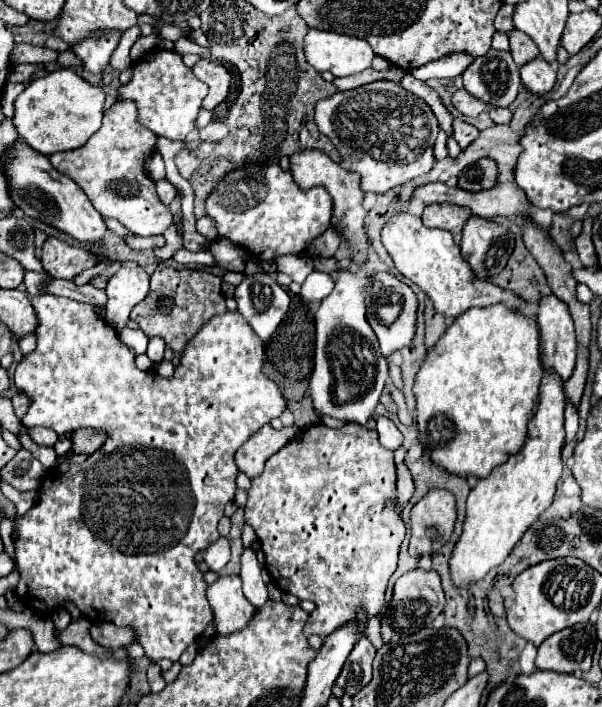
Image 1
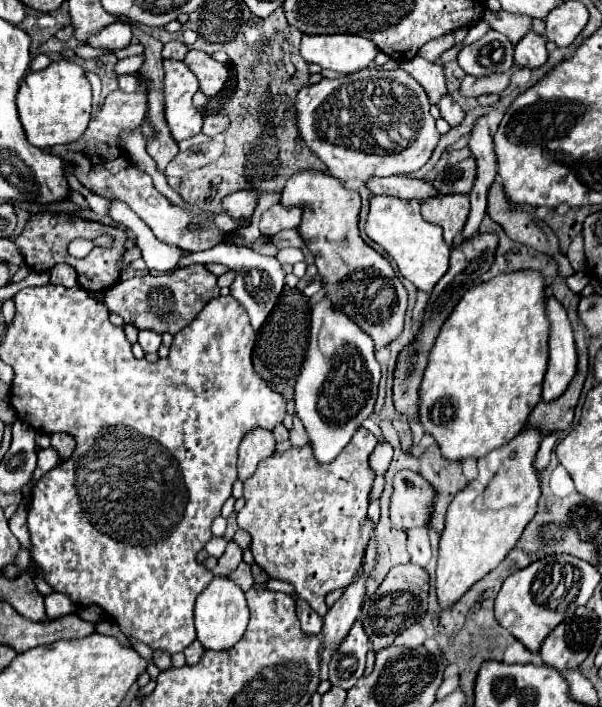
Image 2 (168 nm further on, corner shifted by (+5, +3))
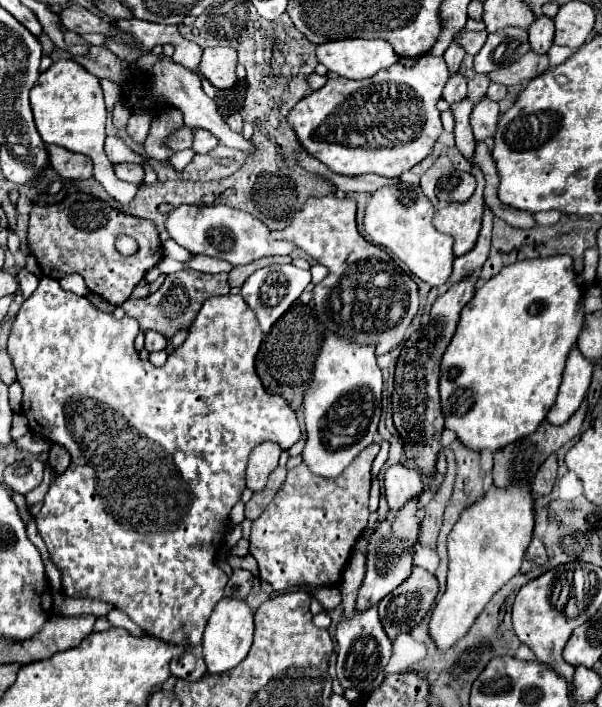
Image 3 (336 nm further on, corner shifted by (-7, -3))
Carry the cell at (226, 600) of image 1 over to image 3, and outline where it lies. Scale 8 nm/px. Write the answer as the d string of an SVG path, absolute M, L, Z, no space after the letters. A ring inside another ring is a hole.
M222 597L208 619L202 641L208 673L222 673L236 667L248 655L252 647L252 637L254 637L254 611L242 599Z

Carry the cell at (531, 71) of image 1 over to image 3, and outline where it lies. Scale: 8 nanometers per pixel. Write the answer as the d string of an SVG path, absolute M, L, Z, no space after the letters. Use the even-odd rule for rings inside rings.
M546 15L536 17L532 27L528 29L530 35L530 47L534 53L544 55L554 45L554 23Z

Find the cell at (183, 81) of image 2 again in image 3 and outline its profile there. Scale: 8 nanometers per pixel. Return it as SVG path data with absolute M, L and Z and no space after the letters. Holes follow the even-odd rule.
M196 129L194 131L194 145L192 145L192 149L196 153L208 153L216 145L218 145L218 141L216 141L216 137L212 137L212 133L208 133L204 129Z

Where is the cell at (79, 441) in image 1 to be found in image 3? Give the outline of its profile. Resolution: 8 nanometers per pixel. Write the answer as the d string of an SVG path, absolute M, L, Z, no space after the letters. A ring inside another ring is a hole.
M52 445L50 449L50 457L48 457L50 465L56 469L56 473L64 473L72 461L70 453L62 447L62 445Z

